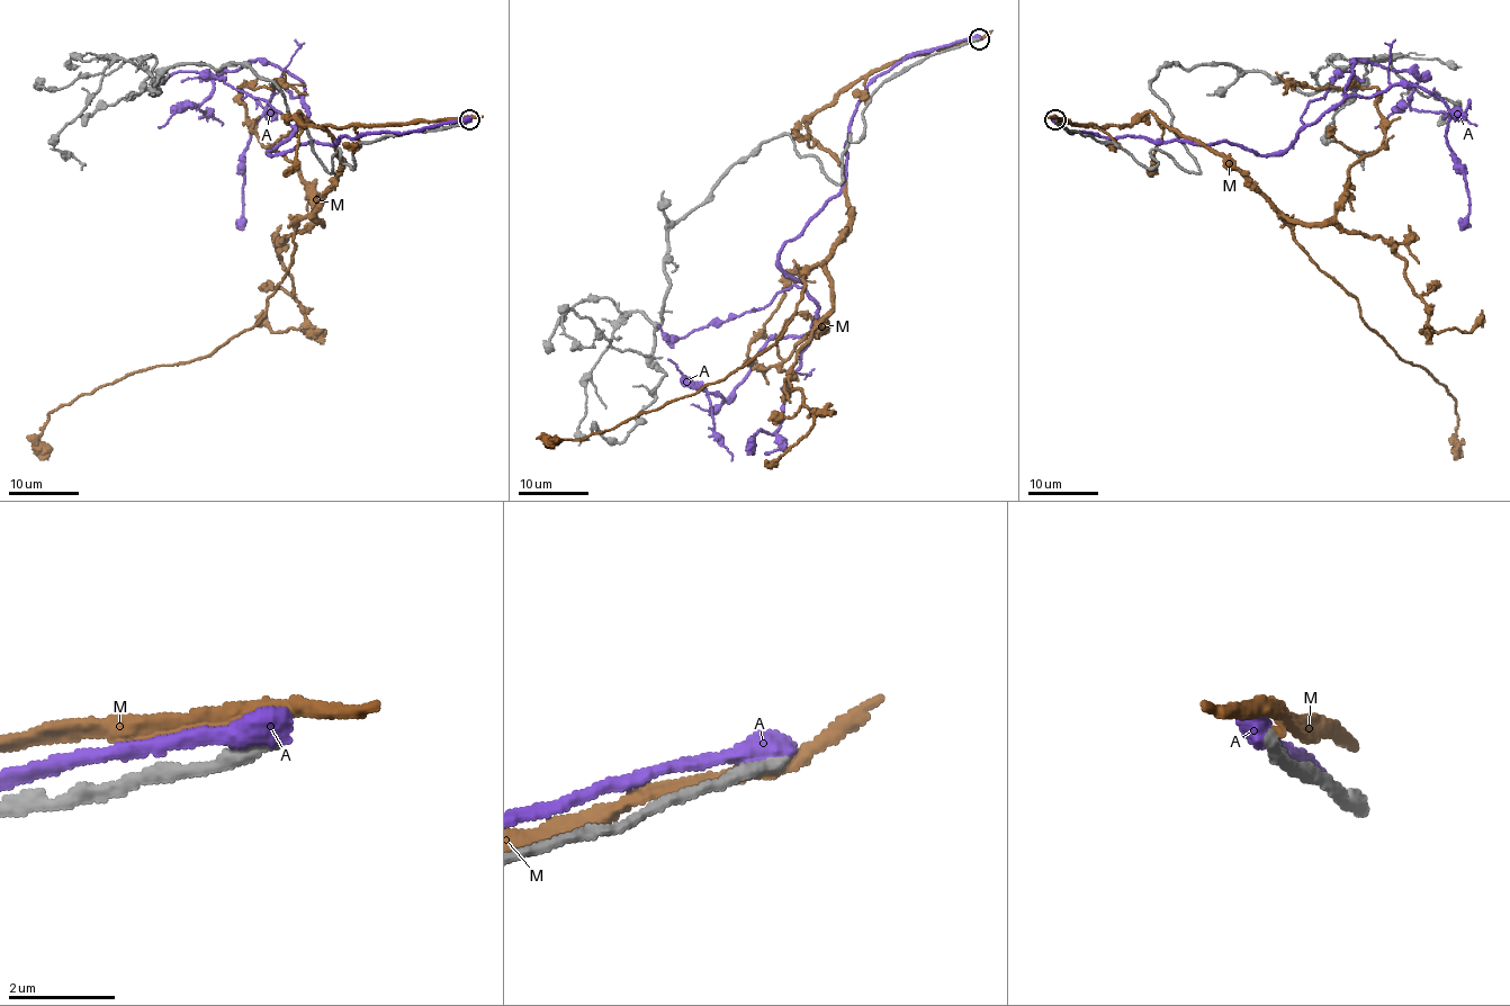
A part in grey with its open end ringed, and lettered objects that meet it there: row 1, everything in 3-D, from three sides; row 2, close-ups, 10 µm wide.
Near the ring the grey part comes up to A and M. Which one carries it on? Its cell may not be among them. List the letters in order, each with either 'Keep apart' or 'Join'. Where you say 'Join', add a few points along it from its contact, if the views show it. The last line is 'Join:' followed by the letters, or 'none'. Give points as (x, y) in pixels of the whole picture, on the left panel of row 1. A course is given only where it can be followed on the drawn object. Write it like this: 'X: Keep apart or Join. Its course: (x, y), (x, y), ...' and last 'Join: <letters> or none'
A: Keep apart
M: Keep apart
Join: none

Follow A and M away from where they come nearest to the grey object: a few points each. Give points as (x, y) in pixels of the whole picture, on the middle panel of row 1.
A: (978, 39), (866, 87), (842, 189), (782, 246), (815, 330), (709, 394), (731, 461)
M: (978, 39), (870, 69), (807, 125), (842, 169), (850, 221), (803, 275), (775, 343), (693, 394), (558, 440)

